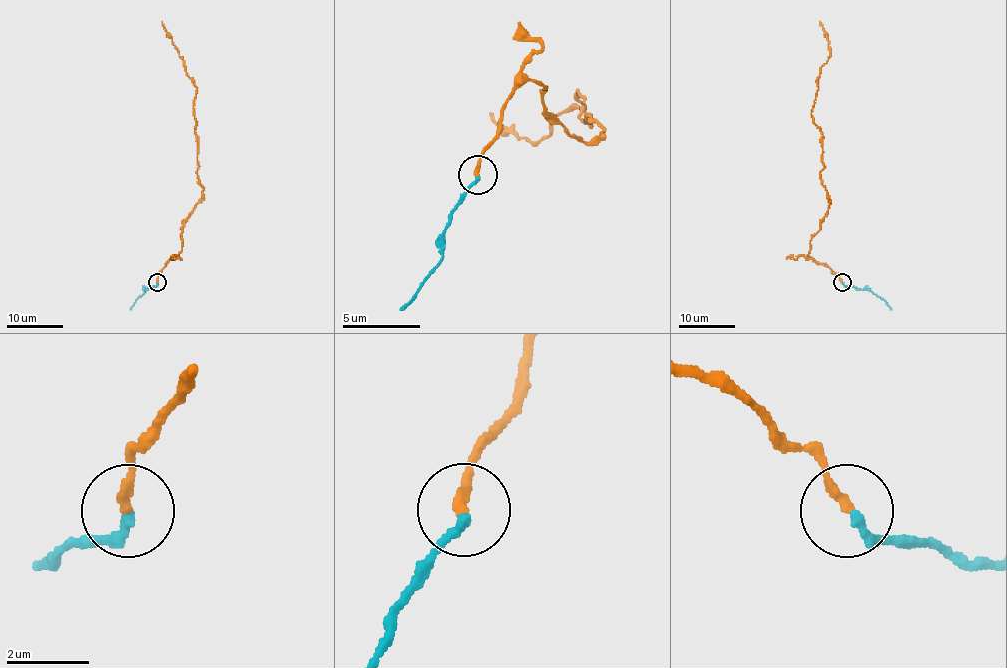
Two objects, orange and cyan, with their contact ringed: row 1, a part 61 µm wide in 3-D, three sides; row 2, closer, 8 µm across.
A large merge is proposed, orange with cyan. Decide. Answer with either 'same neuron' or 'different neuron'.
same neuron

